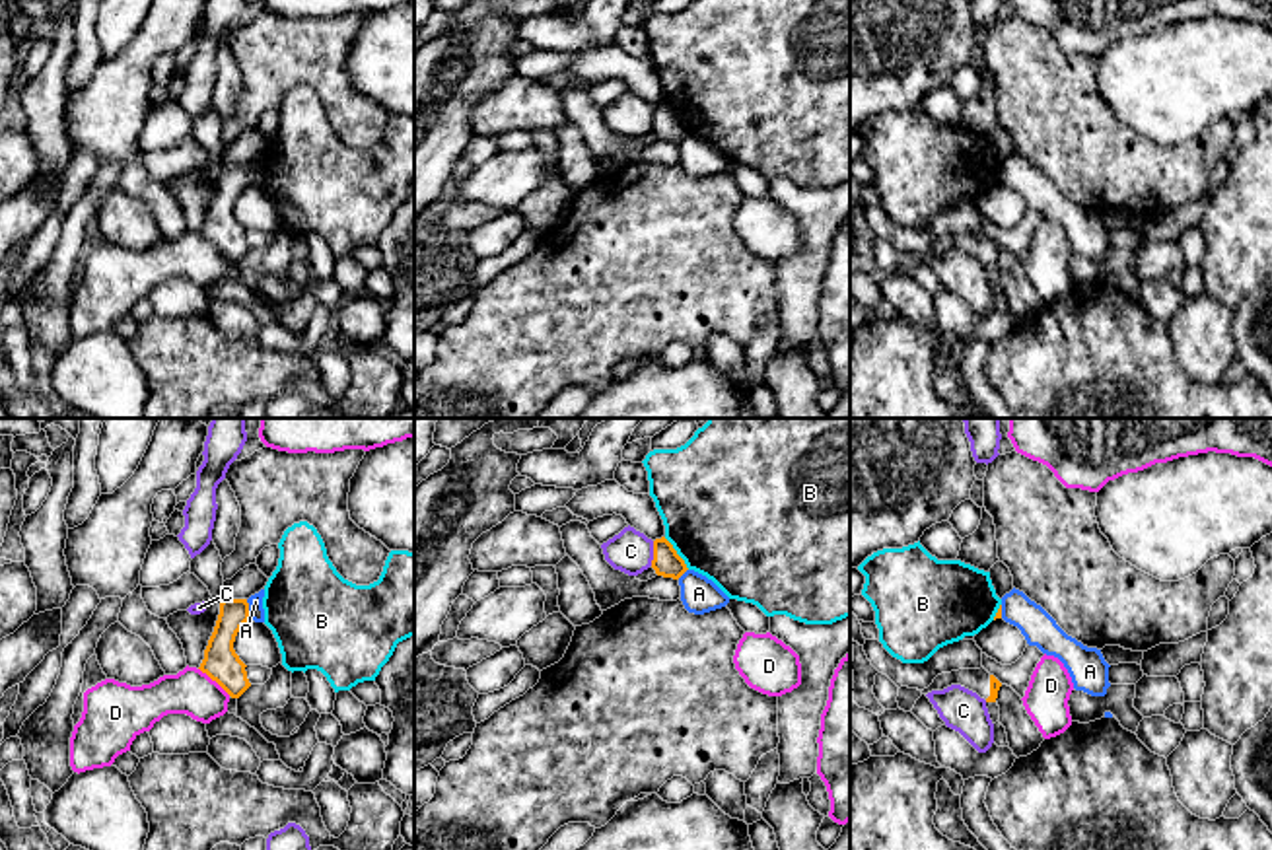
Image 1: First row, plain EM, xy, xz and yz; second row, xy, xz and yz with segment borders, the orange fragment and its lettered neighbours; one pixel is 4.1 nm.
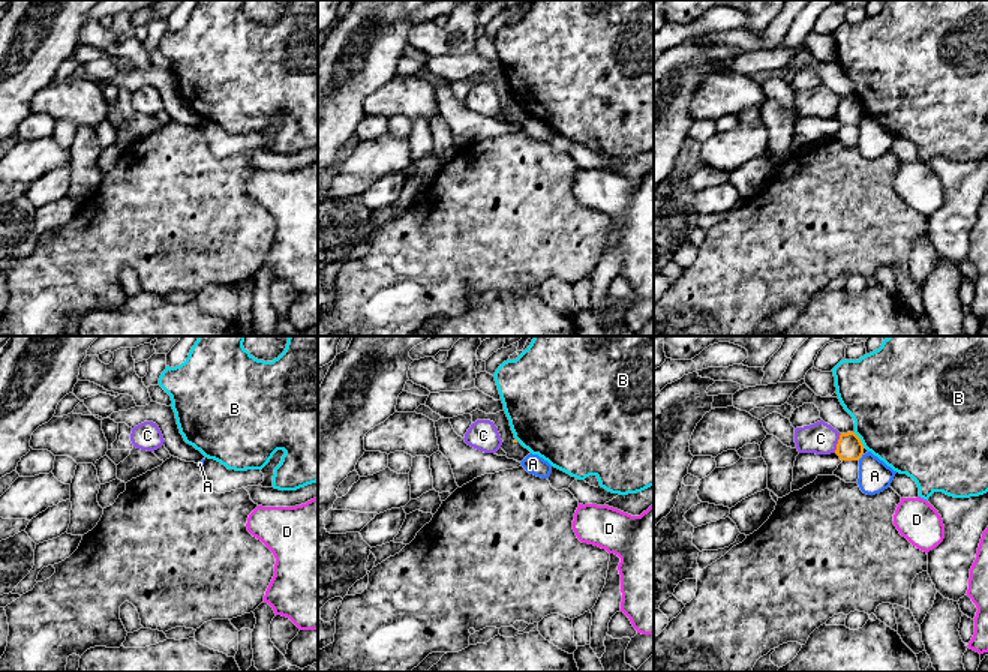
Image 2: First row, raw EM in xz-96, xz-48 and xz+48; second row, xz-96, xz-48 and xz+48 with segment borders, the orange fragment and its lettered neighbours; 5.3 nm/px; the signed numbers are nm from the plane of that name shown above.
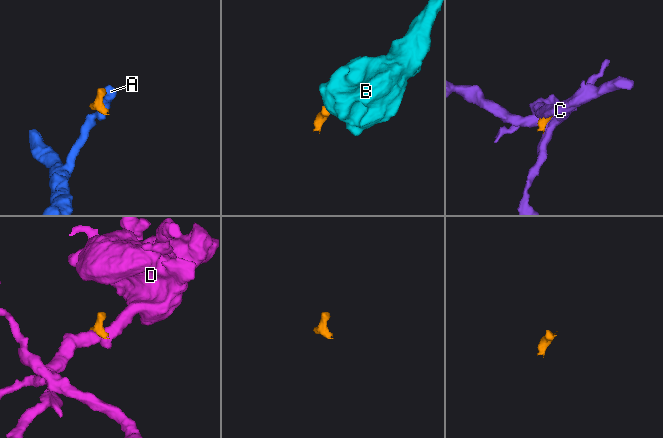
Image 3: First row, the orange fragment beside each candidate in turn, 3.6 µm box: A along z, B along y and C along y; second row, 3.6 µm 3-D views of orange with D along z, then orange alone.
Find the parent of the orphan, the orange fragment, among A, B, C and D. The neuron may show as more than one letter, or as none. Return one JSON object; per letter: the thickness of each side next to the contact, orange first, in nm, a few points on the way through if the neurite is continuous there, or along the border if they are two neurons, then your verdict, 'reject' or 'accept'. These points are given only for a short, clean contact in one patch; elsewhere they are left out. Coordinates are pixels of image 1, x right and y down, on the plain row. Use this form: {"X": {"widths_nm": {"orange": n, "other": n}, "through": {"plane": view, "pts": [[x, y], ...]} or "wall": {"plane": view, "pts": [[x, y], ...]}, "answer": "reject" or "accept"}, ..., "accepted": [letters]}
{"A": {"widths_nm": {"orange": 150, "other": 60}, "wall": {"plane": "xy", "pts": [[246, 164], [249, 183]]}, "answer": "reject"}, "B": {"widths_nm": {"orange": 120, "other": 480}, "wall": {"plane": "xz", "pts": [[664, 102], [689, 133]]}, "answer": "reject"}, "C": {"widths_nm": {"orange": 120, "other": 180}, "wall": {"plane": "xz", "pts": [[654, 106], [650, 129]]}, "answer": "reject"}, "D": {"widths_nm": {"orange": 150, "other": 190}, "wall": {"plane": "xy", "pts": [[199, 232], [230, 259]]}, "answer": "reject"}, "accepted": []}

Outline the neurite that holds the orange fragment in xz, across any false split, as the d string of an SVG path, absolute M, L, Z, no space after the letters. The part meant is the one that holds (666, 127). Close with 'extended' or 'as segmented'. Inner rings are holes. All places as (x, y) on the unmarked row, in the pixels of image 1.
M661 101L654 105L652 132L657 140L679 144L689 132L673 109Z | as segmented

